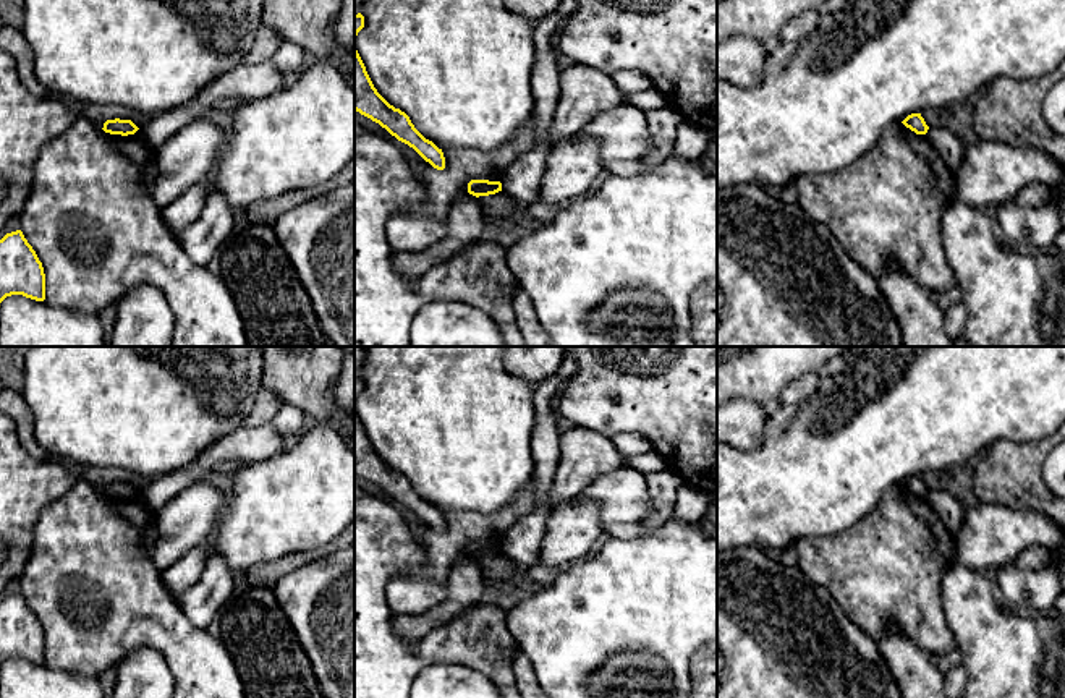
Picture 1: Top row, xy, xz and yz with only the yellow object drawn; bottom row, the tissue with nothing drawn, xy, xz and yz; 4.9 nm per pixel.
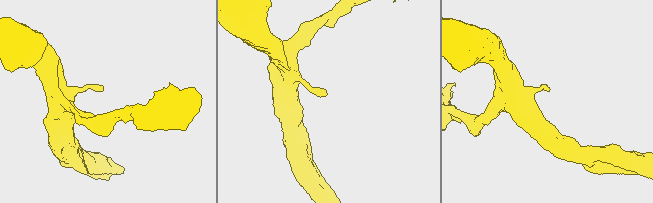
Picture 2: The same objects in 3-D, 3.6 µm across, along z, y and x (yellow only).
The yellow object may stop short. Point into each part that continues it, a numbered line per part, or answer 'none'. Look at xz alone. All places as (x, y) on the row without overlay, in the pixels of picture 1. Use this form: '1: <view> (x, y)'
none

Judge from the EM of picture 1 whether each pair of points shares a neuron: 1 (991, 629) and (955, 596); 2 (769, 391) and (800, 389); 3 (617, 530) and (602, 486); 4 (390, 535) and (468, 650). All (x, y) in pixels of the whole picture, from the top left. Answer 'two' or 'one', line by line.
1: one
2: two
3: two
4: one

